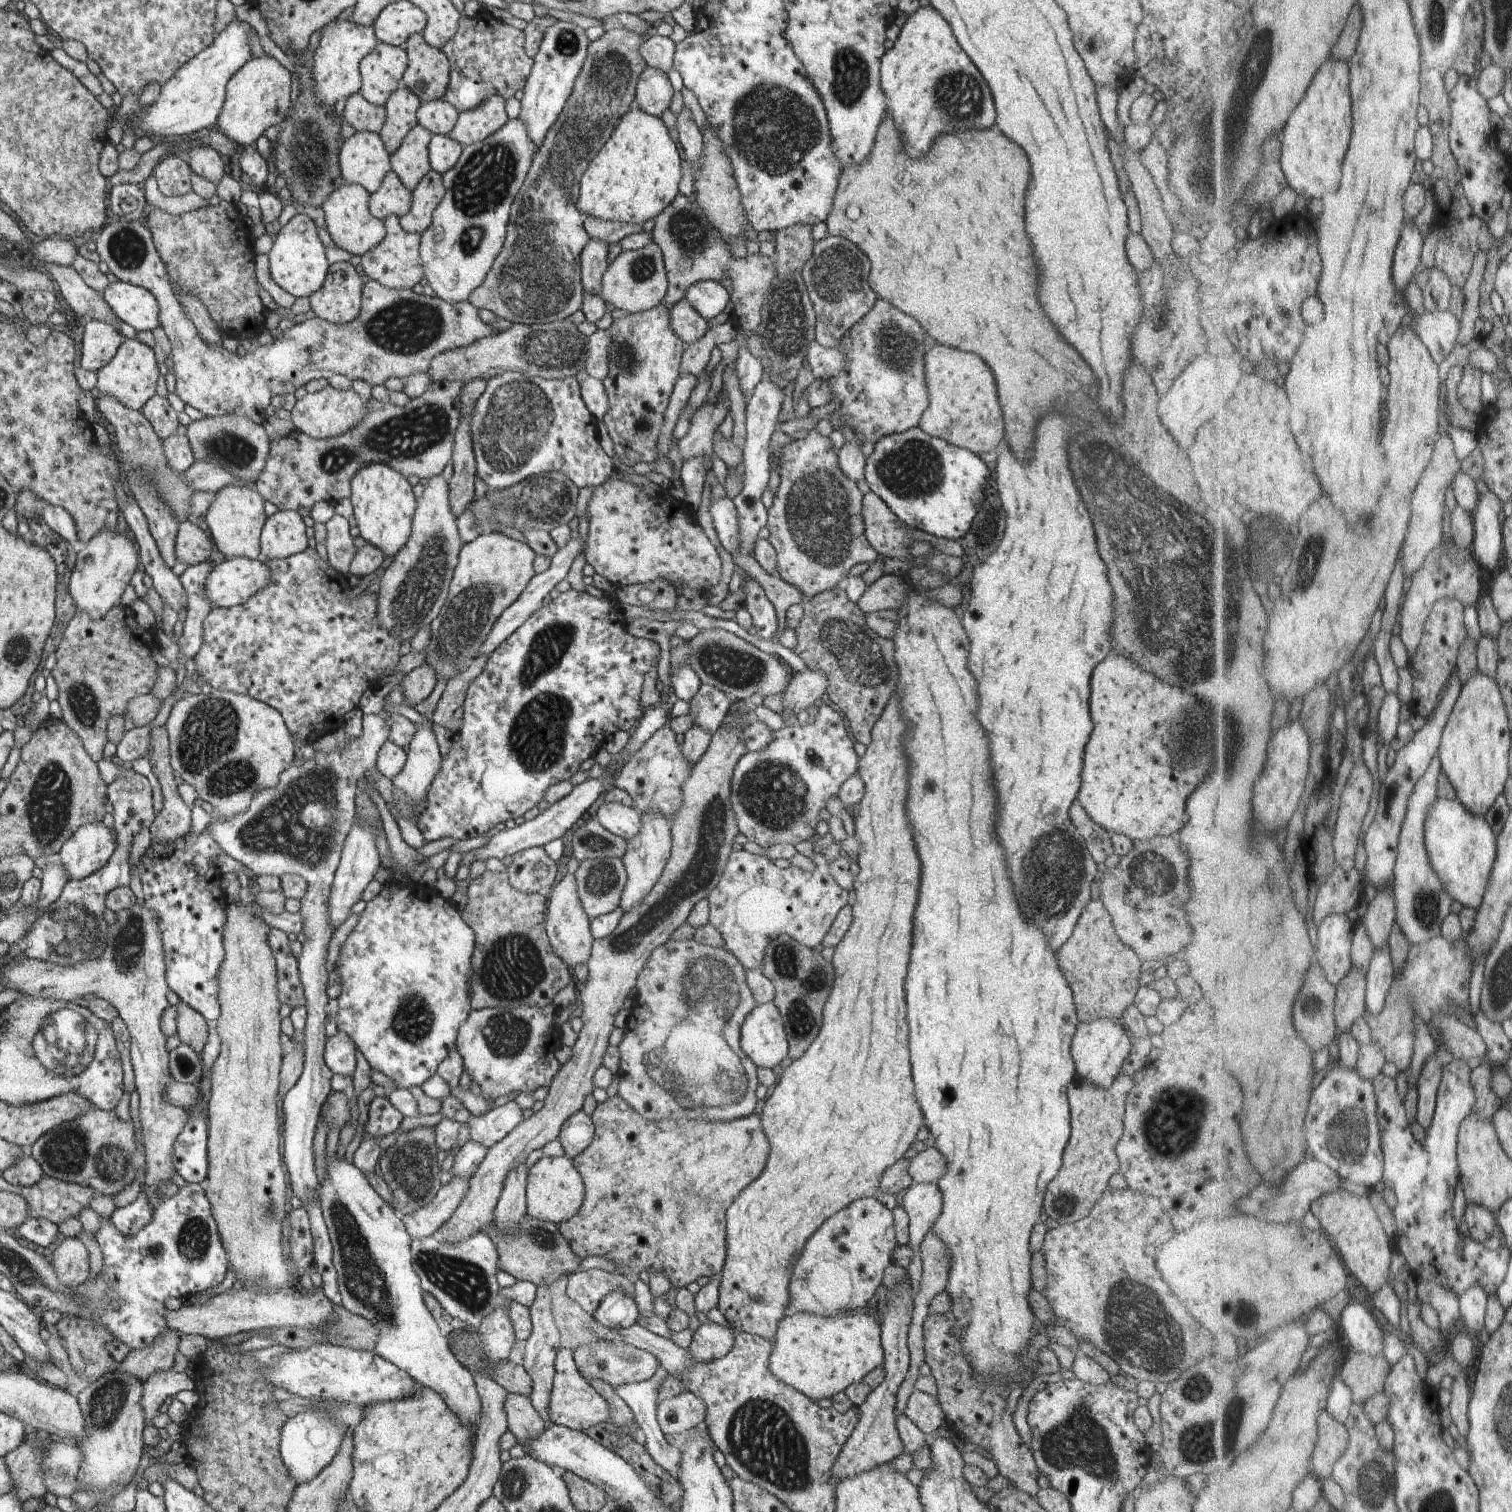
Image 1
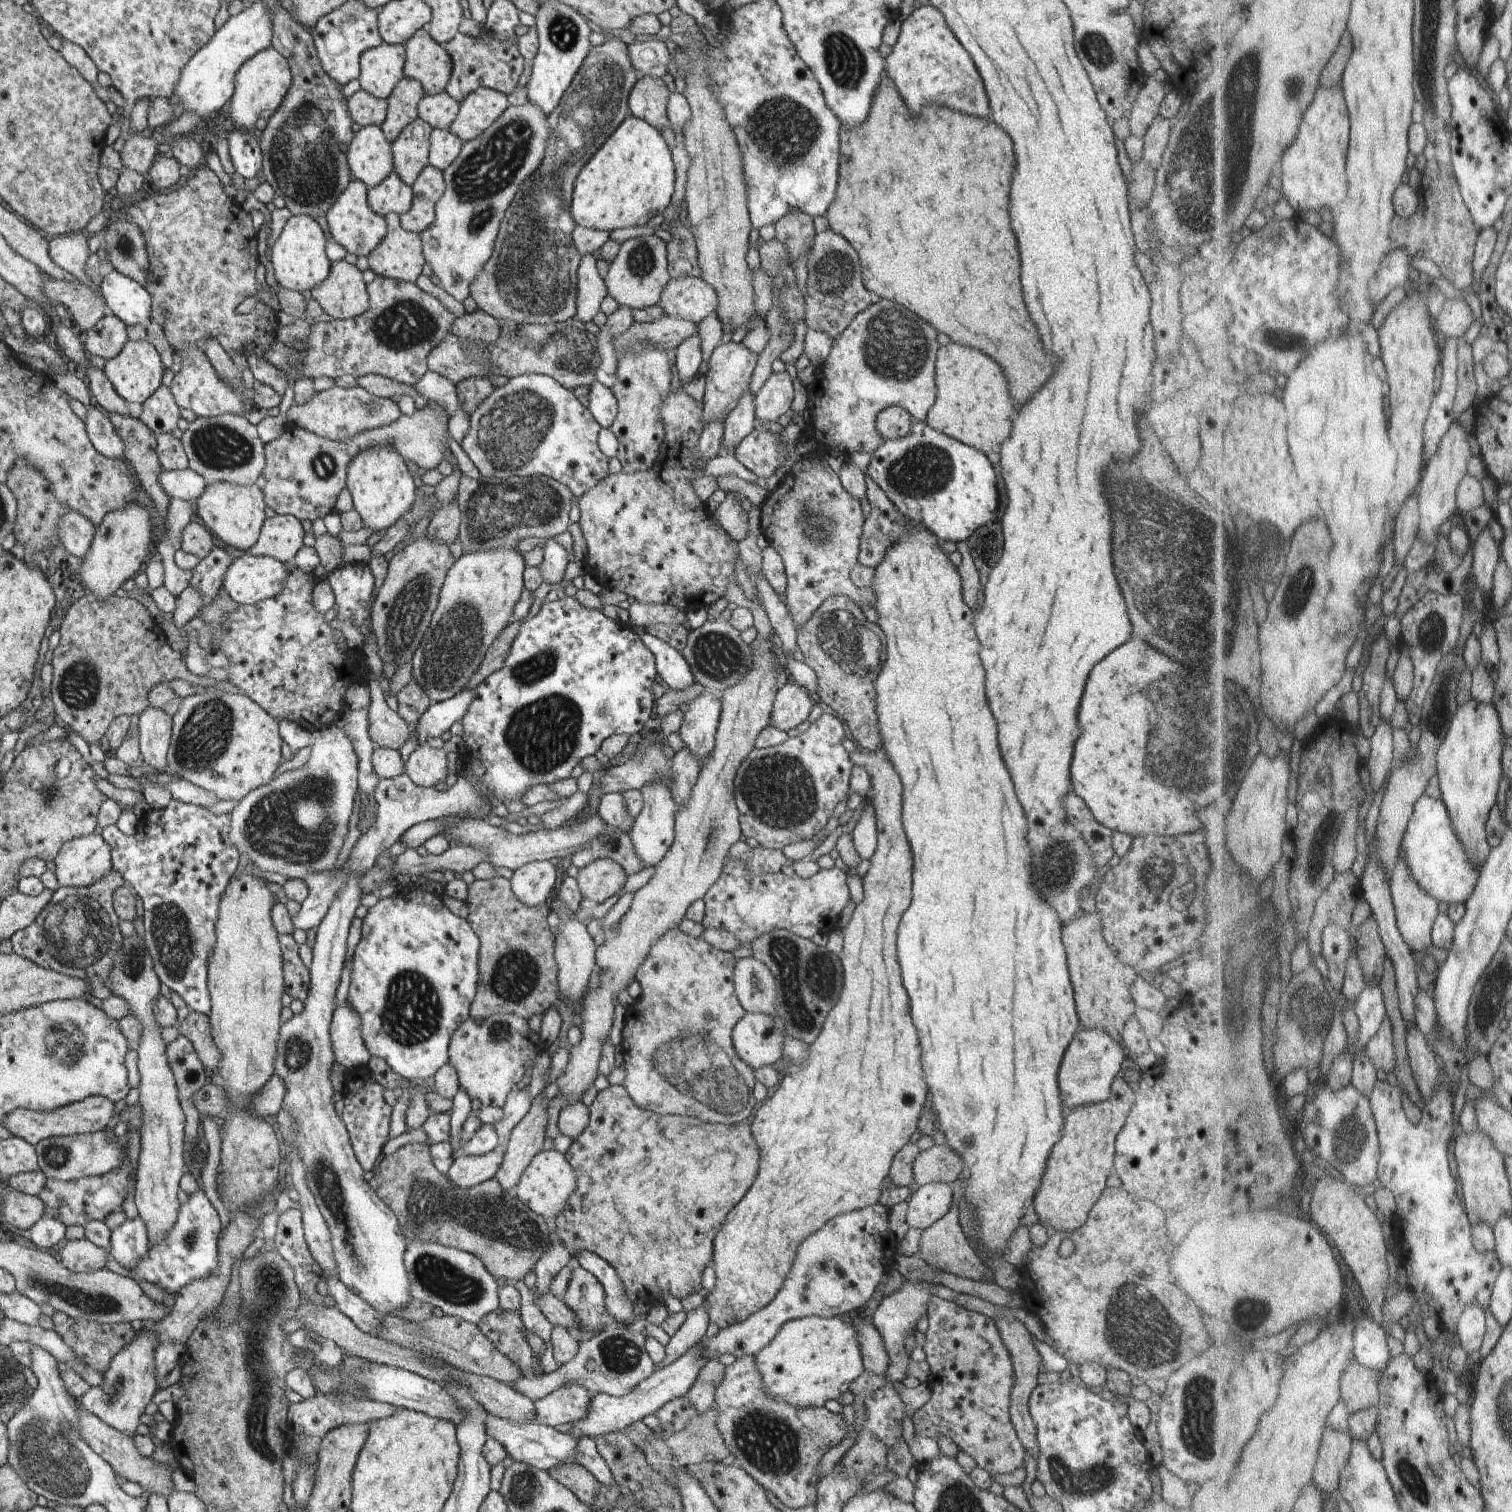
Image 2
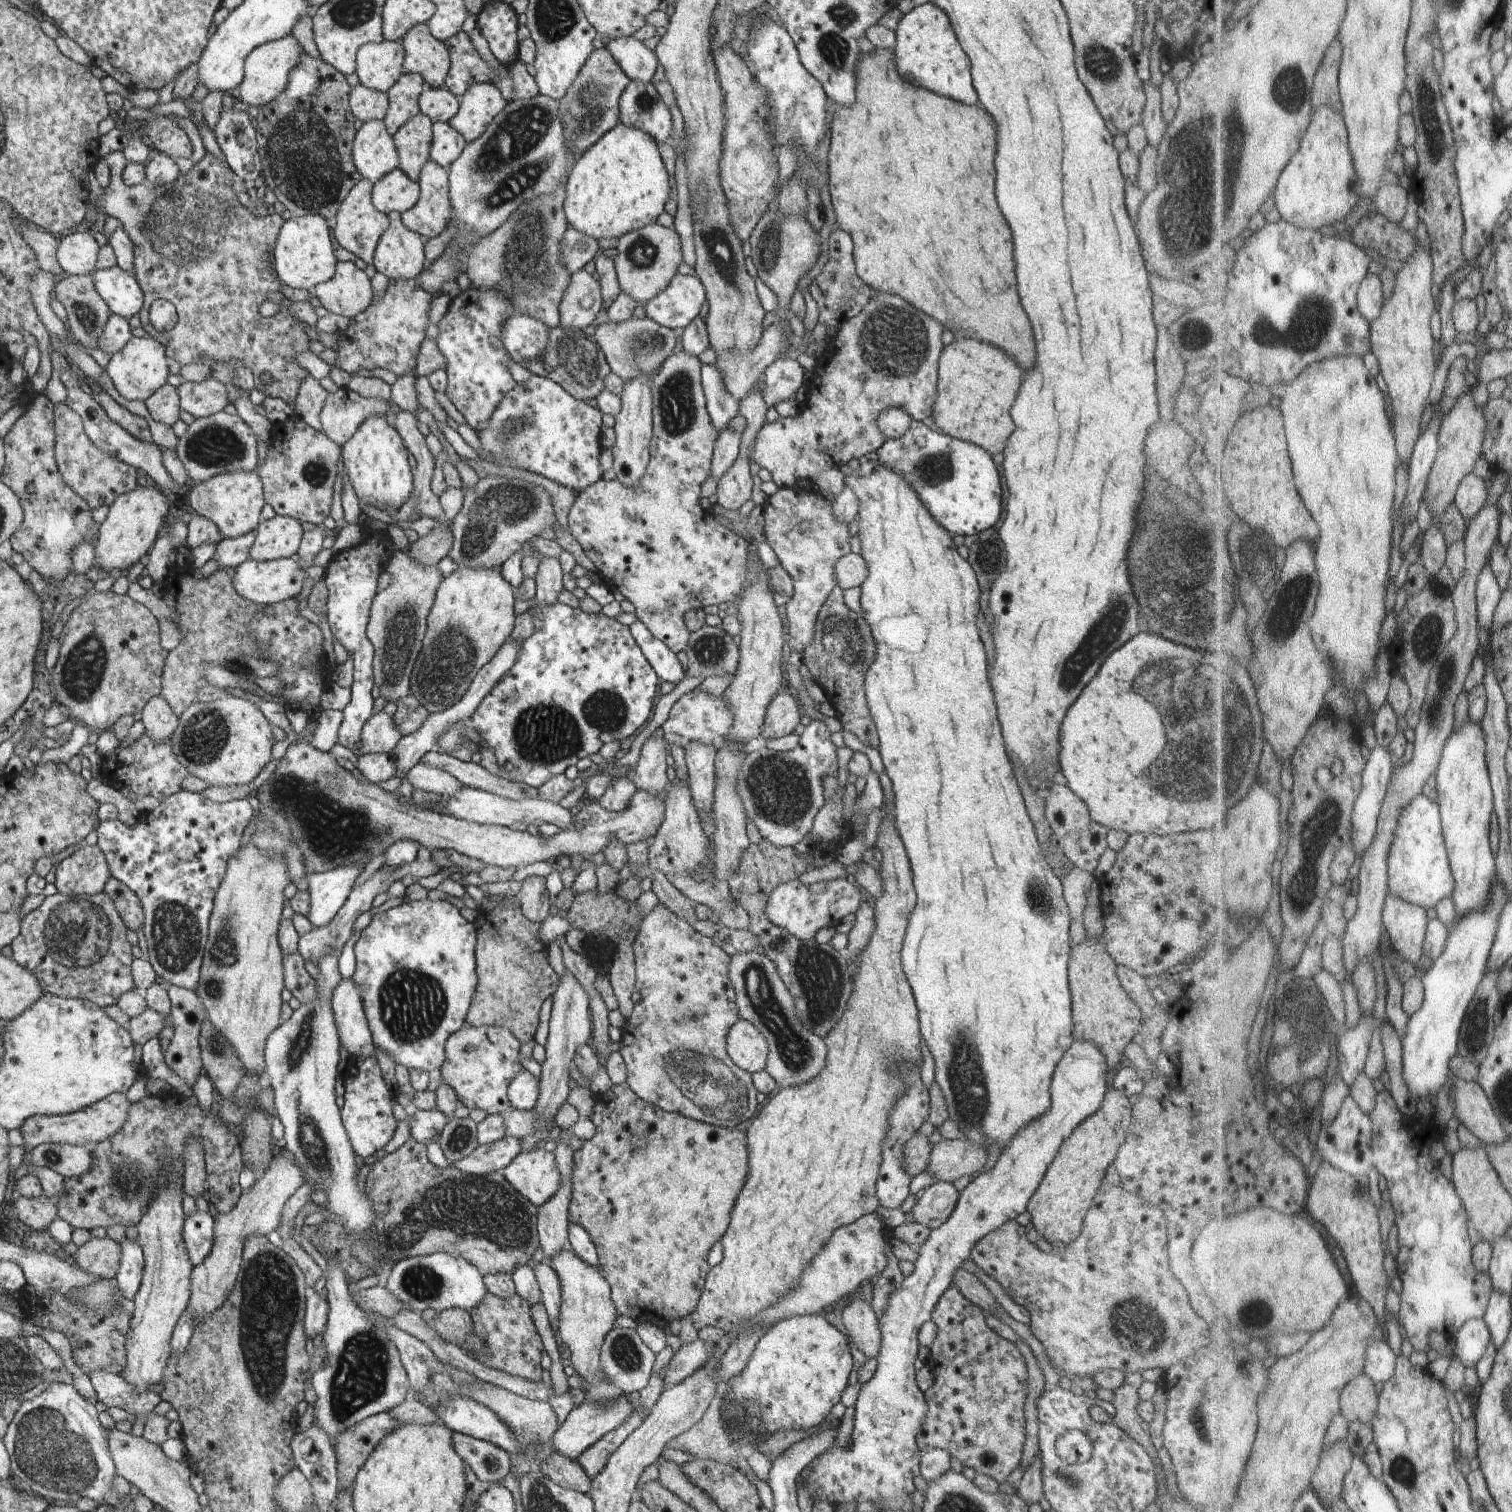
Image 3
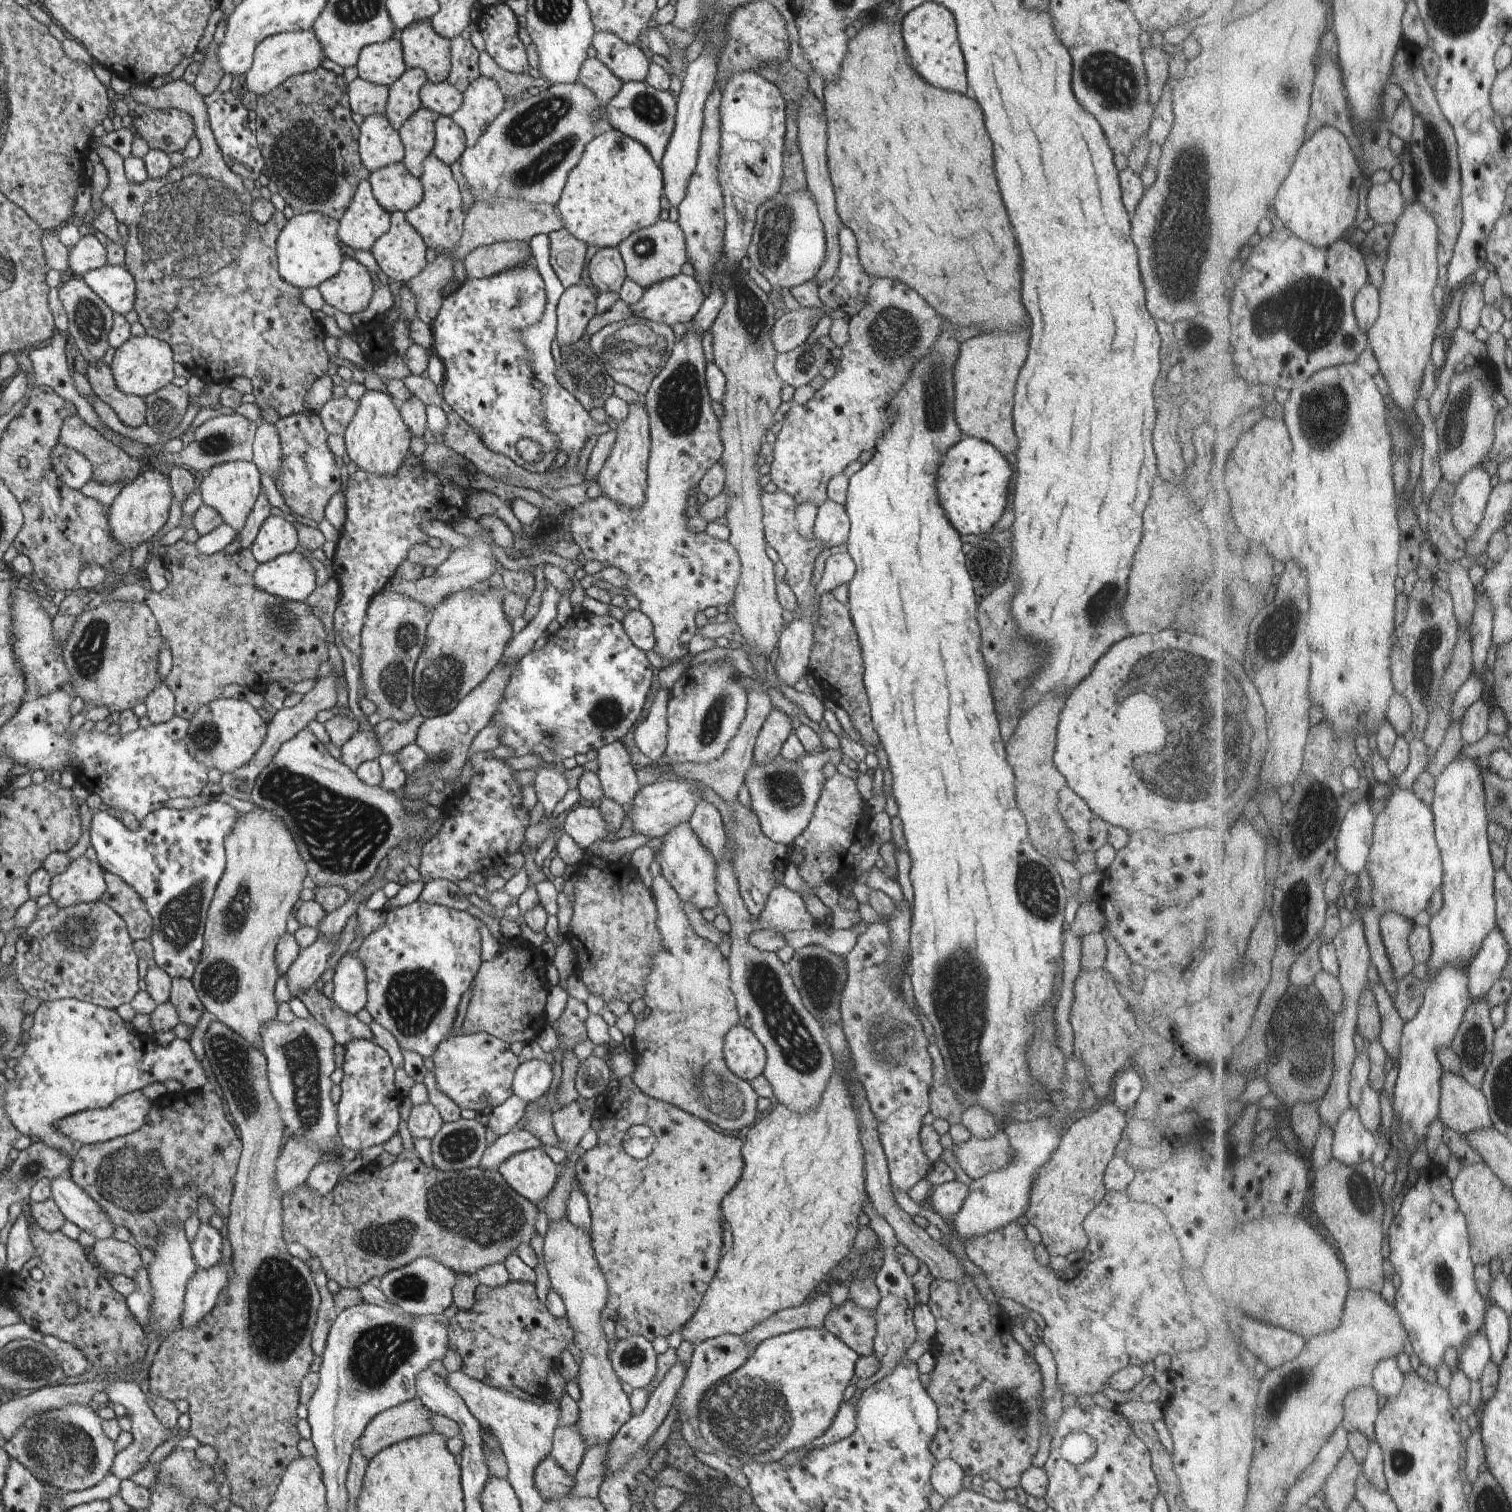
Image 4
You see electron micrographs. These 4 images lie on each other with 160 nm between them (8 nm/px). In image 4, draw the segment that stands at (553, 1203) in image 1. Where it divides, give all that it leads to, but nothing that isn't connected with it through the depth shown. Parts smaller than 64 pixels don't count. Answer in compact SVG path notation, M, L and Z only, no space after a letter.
M541 1147L509 1156L495 1171L505 1180L507 1186L523 1196L527 1202L534 1204L552 1192L558 1178L557 1166Z

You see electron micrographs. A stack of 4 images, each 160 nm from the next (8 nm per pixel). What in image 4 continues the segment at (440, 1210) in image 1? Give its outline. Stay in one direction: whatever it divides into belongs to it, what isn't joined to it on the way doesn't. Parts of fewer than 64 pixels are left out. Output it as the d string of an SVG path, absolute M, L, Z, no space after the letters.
M525 1129L511 1130L505 1135L498 1136L491 1145L487 1145L477 1167L495 1170L503 1160L509 1156L523 1152L523 1150L538 1148L540 1141Z

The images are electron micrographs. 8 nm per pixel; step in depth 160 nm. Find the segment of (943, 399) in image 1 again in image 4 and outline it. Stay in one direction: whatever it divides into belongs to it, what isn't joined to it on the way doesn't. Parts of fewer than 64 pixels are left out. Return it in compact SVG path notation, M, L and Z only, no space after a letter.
M1029 330L1025 338L1003 332L981 333L959 346L953 364L953 420L962 437L975 437L991 444L1005 456L1015 452L1017 440L1012 428L1013 386L1027 352Z

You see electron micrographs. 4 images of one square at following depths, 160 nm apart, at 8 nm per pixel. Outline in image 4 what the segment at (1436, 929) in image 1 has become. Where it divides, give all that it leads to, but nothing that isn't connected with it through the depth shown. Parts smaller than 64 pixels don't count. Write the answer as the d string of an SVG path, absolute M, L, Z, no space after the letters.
M1394 911L1383 913L1381 922L1389 958L1395 968L1395 976L1401 980L1411 973L1415 964L1418 964L1411 952L1411 942L1409 942L1409 938L1416 928L1415 922Z

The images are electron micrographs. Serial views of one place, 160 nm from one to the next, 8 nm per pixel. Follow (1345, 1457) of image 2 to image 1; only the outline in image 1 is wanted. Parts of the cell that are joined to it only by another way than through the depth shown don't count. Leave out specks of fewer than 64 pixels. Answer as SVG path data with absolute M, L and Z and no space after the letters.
M1327 1411L1319 1417L1320 1441L1312 1458L1313 1473L1333 1480L1337 1461L1350 1447L1350 1430Z

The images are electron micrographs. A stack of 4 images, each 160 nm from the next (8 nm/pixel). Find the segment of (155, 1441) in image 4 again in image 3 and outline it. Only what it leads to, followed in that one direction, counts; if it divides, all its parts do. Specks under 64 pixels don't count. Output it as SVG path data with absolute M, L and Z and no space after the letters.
M90 1371L87 1373L90 1383L94 1387L94 1402L102 1408L117 1406L135 1419L148 1416L151 1410L159 1404L160 1398L157 1393L138 1391L118 1374L107 1371Z

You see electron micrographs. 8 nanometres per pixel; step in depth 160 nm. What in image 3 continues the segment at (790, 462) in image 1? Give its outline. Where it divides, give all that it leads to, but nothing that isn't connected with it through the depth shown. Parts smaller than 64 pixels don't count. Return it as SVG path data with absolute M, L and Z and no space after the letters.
M793 486L791 490L788 491L787 488L778 487L776 492L773 496L767 496L765 499L765 503L763 504L763 515L764 515L764 522L763 522L763 530L765 538L769 543L769 546L772 548L779 564L785 572L791 577L792 580L792 593L791 598L784 604L785 606L785 620L787 620L787 636L789 639L787 640L787 646L789 646L791 651L795 651L796 653L801 654L803 650L805 650L806 646L810 644L811 638L814 637L814 630L815 630L815 621L818 615L818 610L822 607L823 602L827 598L829 591L836 586L836 578L834 576L834 566L836 564L836 560L839 557L845 556L847 553L851 552L850 550L850 538L849 532L847 531L847 525L841 525L837 521L832 518L832 514L830 513L830 504L832 500L835 498L835 495L831 493L827 493L823 490L818 490L816 494L810 494L806 497L804 490L801 488L796 488Z

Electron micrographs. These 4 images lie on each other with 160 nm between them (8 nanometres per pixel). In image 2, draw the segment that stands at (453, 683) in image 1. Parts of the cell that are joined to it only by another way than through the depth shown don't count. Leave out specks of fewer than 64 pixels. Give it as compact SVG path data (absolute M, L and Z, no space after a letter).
M511 621L505 625L505 628L498 634L498 637L487 648L483 660L463 689L474 689L486 676L499 670L521 622Z

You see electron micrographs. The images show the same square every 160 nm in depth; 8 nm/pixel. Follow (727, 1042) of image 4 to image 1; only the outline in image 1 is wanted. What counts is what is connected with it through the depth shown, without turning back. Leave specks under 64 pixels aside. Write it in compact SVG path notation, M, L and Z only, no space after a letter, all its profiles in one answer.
M756 1005L740 1024L740 1049L757 1067L773 1068L785 1061L788 1054L783 1021L775 1005Z

